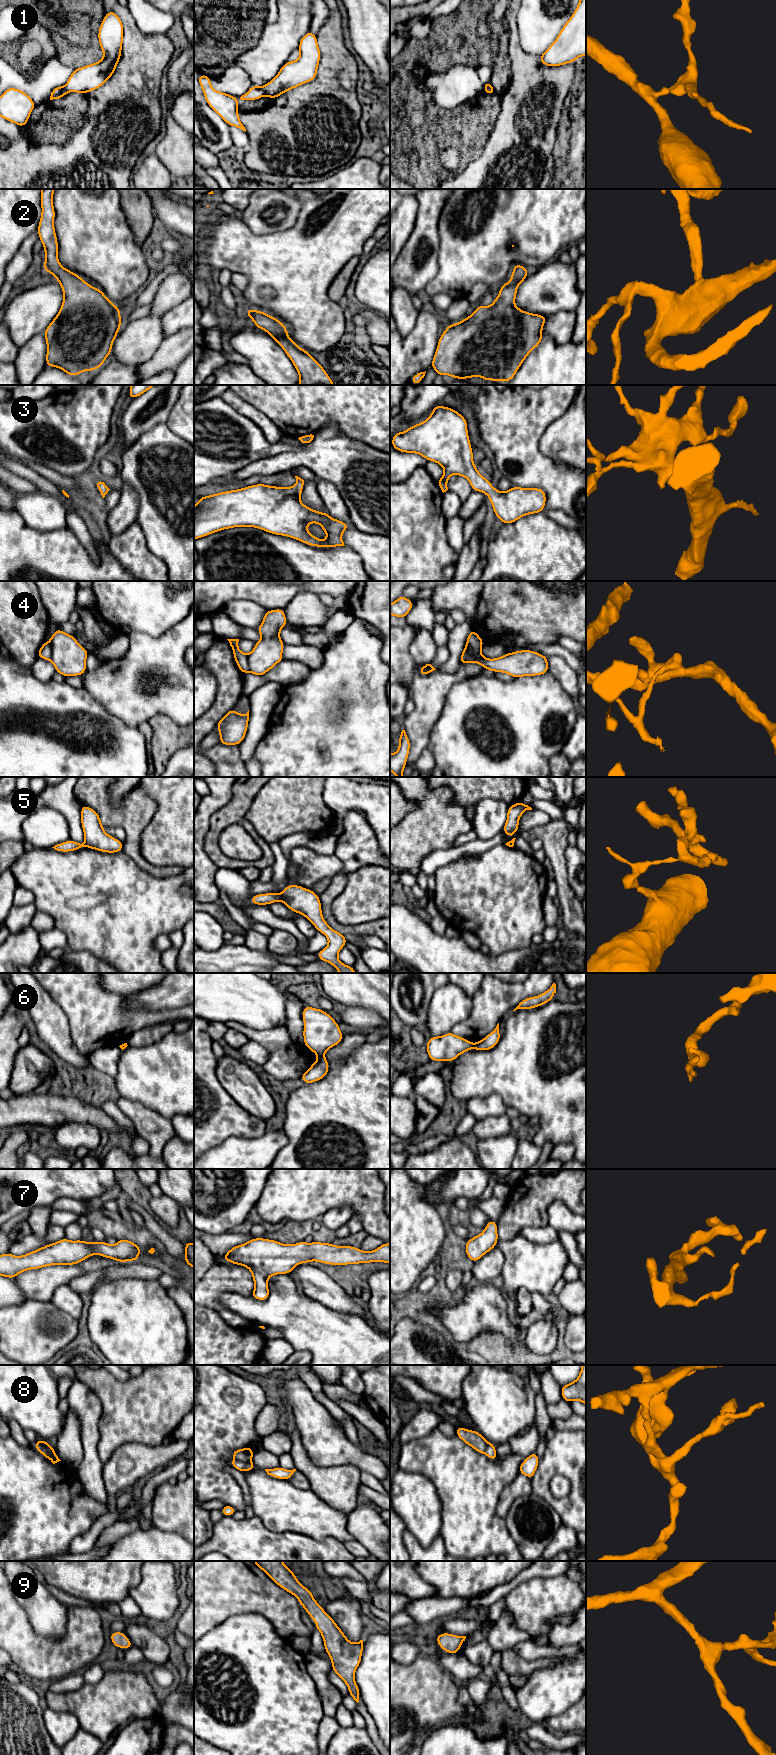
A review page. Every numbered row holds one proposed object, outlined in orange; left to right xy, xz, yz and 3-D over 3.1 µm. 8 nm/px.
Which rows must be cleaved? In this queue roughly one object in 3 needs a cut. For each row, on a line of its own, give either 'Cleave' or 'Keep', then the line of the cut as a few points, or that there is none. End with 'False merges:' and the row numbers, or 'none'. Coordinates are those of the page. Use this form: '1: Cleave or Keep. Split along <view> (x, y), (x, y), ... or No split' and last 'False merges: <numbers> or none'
1: Cleave. Split along xz (261, 87), (265, 95)
2: Keep. No split
3: Keep. No split
4: Cleave. Split along xy (48, 642), (51, 648), (51, 659)
5: Cleave. Split along xz (279, 895), (280, 900)
6: Cleave. Split along yz (472, 1044), (473, 1048)
7: Keep. No split
8: Cleave. Split along xy (39, 1440), (49, 1451), (55, 1454)
9: Keep. No split
False merges: 1, 4, 5, 6, 8

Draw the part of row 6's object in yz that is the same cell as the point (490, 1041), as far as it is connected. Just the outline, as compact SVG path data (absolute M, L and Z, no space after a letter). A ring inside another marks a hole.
M499 1023L496 1028L490 1032L485 1038L473 1044L473 1049L486 1051L493 1049L499 1042L501 1036L499 1032Z

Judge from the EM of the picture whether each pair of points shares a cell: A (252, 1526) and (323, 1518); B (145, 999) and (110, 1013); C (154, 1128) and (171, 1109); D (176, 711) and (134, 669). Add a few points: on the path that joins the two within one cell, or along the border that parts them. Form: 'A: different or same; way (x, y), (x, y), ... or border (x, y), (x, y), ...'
A: different; border (255, 1515), (267, 1528), (274, 1532), (288, 1531)
B: different; border (126, 997), (160, 1010)
C: different; border (144, 1105), (170, 1120)
D: same; way (161, 698), (150, 698), (140, 695), (136, 684)

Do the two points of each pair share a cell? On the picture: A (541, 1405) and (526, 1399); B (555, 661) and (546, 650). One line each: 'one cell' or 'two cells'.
A: two cells
B: two cells

